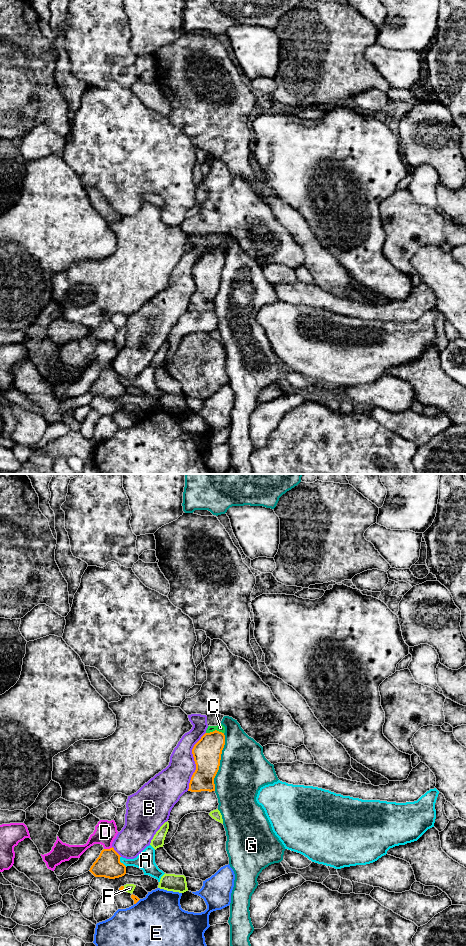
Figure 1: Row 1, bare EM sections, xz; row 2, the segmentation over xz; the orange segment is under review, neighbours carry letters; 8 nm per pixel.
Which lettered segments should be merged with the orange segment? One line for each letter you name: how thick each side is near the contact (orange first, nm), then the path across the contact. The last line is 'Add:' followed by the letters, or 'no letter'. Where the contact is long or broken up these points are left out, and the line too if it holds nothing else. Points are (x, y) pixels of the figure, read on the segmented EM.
C: calibres 220 and 60 nm; way xz (207, 751), (214, 739), (215, 730), (220, 727)
Add: C

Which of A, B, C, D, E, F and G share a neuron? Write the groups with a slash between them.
A / B / C / D / E / F / G

